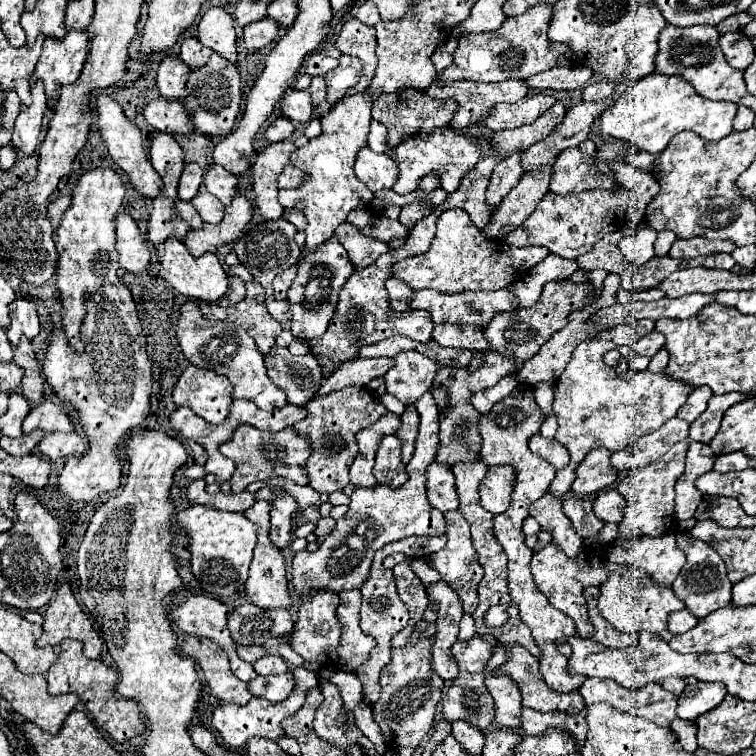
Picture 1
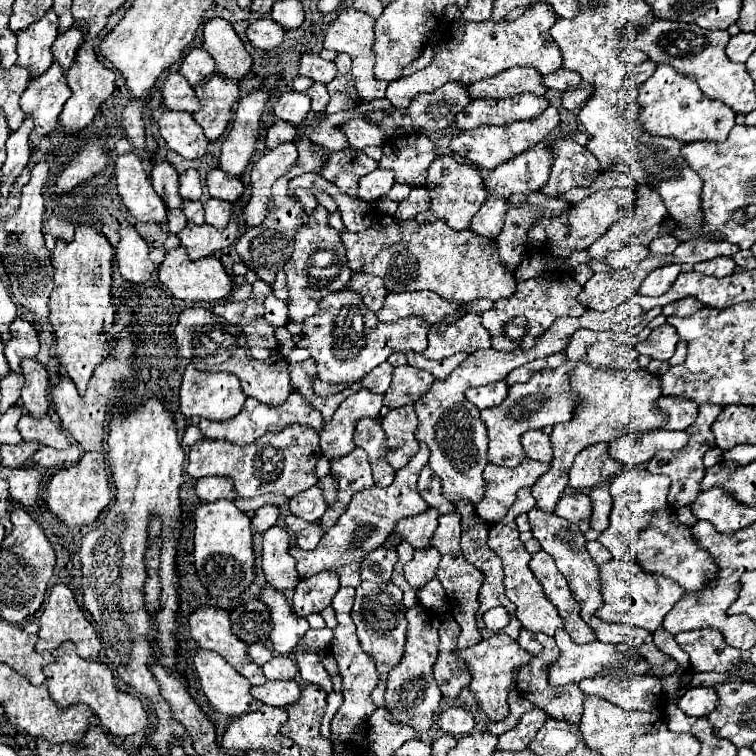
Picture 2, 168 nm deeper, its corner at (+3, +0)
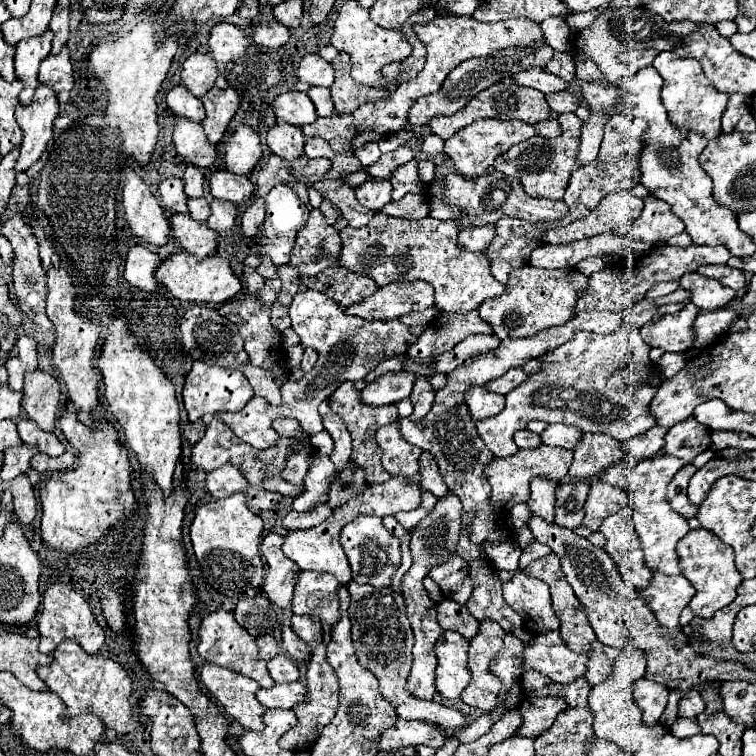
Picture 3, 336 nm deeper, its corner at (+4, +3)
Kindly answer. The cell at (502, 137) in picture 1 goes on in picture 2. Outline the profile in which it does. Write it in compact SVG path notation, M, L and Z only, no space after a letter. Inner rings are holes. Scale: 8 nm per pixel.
M548 106L538 118L526 120L526 122L512 122L508 126L492 126L492 124L482 124L478 128L460 132L450 140L450 150L462 158L466 158L472 166L484 168L484 170L494 170L496 166L512 160L516 154L522 154L522 150L528 150L528 146L536 146L538 142L546 140L546 136L560 124L558 110L554 106Z

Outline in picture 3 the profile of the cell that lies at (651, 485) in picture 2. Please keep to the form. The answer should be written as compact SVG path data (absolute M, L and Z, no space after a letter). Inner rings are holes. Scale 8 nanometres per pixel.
M627 505L609 515L599 527L599 533L607 537L607 545L603 549L615 561L623 579L633 583L637 589L643 589L649 585L651 571L643 563L643 551L639 545L639 535L635 535L631 511L631 505Z

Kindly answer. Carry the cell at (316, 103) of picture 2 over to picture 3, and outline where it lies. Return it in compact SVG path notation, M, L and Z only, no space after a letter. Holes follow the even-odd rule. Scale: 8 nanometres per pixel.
M311 87L307 91L307 95L315 103L315 109L317 109L319 117L331 117L333 115L333 101L331 101L329 89L325 89L325 87Z

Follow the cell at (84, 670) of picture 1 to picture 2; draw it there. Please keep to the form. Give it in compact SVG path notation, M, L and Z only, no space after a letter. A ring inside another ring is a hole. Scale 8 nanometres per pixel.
M64 642L56 650L56 662L48 664L42 668L46 676L46 686L52 694L52 700L60 708L68 708L74 704L86 704L94 710L94 714L100 718L100 726L110 732L112 736L130 736L136 734L146 726L146 710L142 708L142 702L136 700L134 696L122 692L116 686L116 680L106 664L94 662L94 660L84 660L74 652L72 642Z

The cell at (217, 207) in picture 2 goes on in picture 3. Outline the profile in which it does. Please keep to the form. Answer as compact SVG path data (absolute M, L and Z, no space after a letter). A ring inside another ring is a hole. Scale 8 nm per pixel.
M213 199L211 201L211 215L207 219L207 225L209 225L209 229L213 229L213 231L223 235L233 227L235 215L237 215L237 209L235 209L233 203L227 203L227 201L221 201L221 199Z

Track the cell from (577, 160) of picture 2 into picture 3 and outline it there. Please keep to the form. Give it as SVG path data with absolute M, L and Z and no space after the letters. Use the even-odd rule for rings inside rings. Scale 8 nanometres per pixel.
M561 113L559 115L561 135L547 139L541 135L535 135L533 139L527 139L525 143L519 143L511 147L511 151L499 155L495 159L495 169L503 175L511 175L521 179L523 189L531 197L545 197L545 199L563 199L563 191L567 189L567 183L571 179L571 171L579 169L579 129L581 121L575 117L575 113Z

